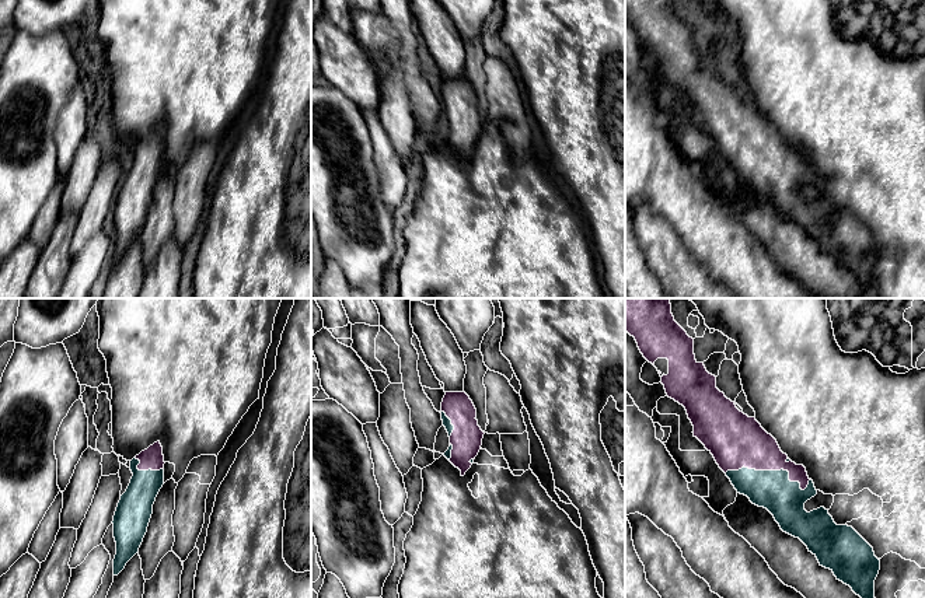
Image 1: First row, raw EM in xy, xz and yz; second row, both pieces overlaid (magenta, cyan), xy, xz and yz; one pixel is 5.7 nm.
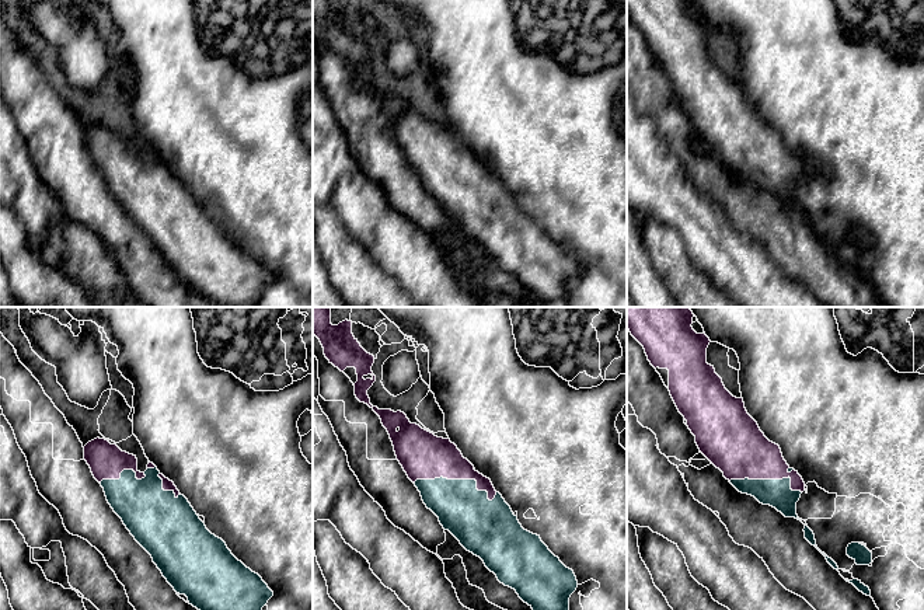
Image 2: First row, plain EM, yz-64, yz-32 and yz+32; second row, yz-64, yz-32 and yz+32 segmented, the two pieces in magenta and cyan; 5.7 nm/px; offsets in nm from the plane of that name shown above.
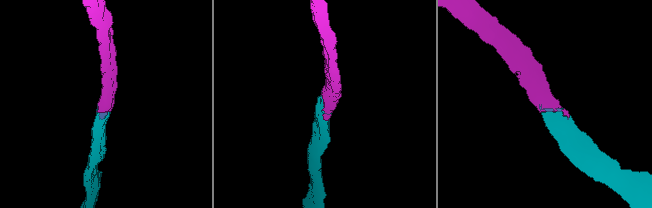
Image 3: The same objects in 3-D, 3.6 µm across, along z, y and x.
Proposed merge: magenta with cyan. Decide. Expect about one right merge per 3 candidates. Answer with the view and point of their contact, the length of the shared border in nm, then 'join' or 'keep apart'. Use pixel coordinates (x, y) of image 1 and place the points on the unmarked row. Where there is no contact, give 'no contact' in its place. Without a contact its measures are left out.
yz (774, 156) | 500 nm | join

